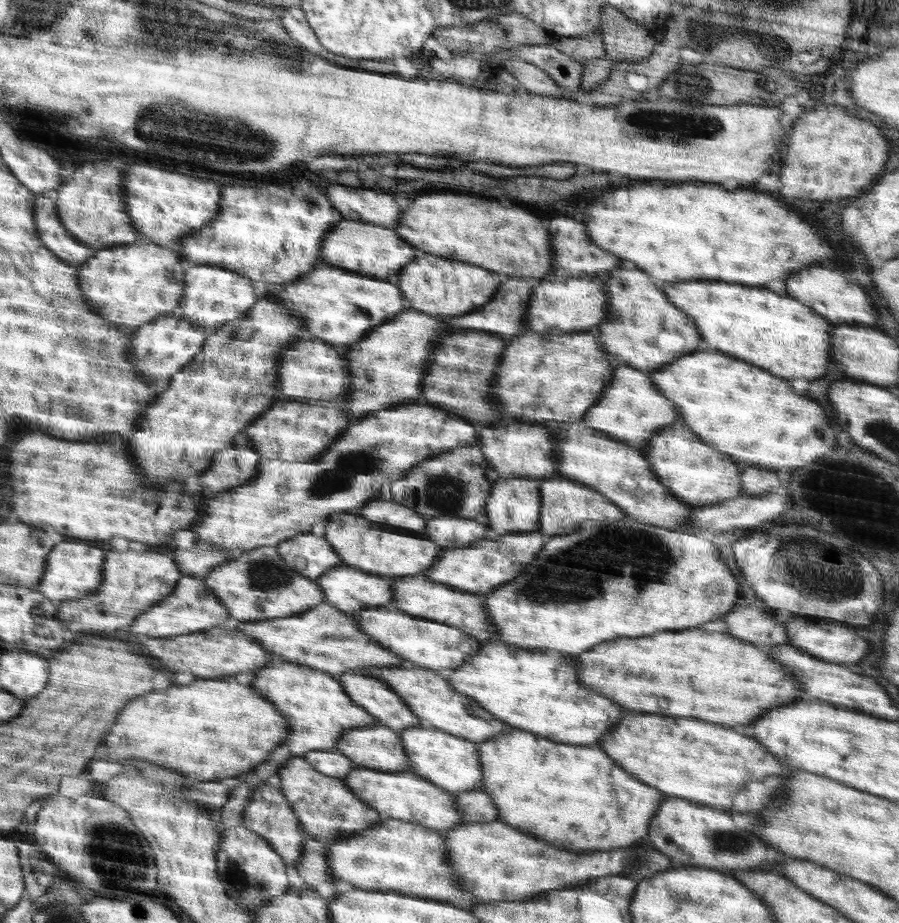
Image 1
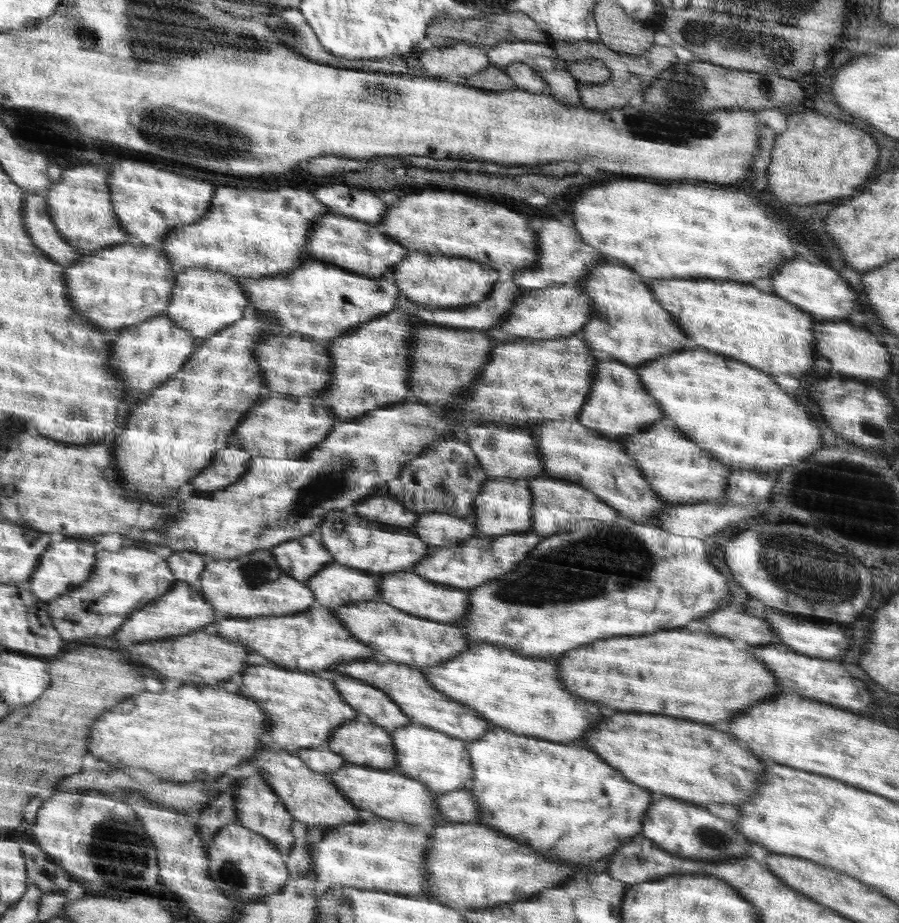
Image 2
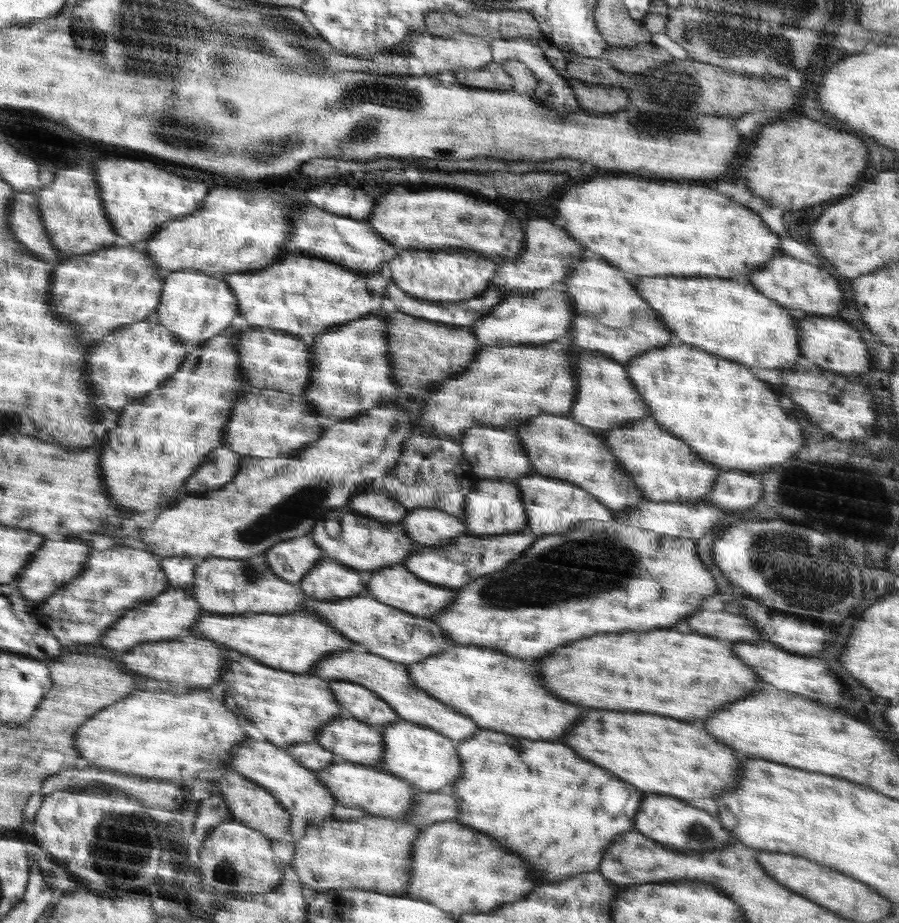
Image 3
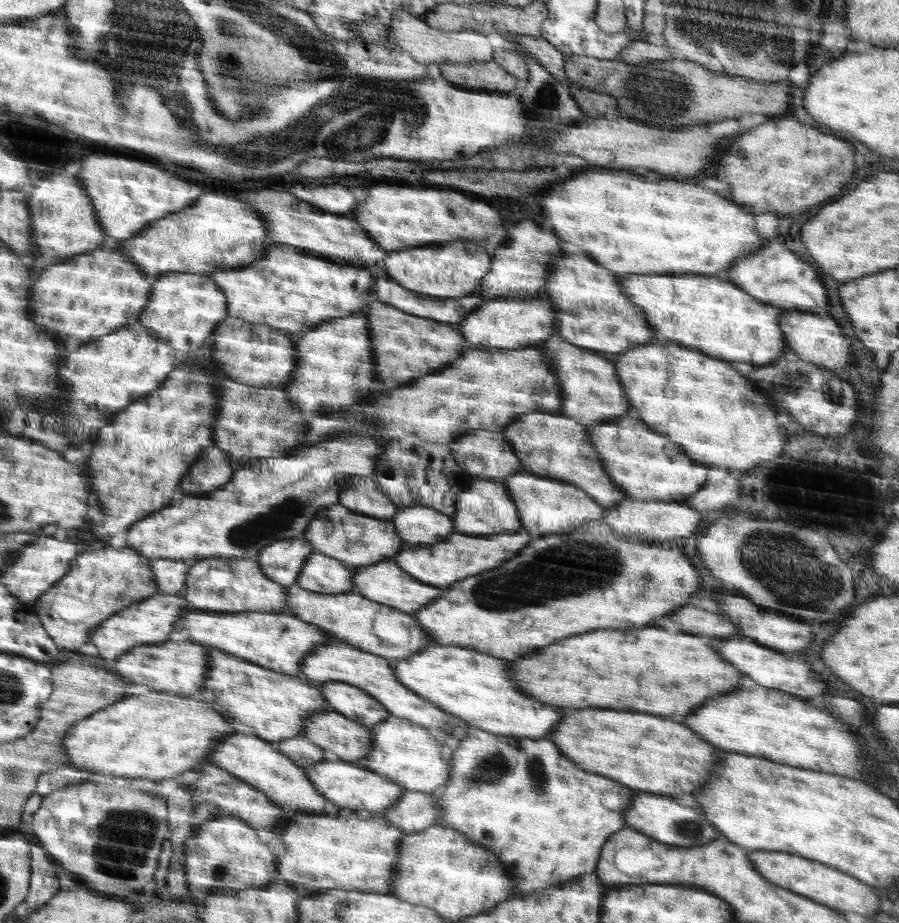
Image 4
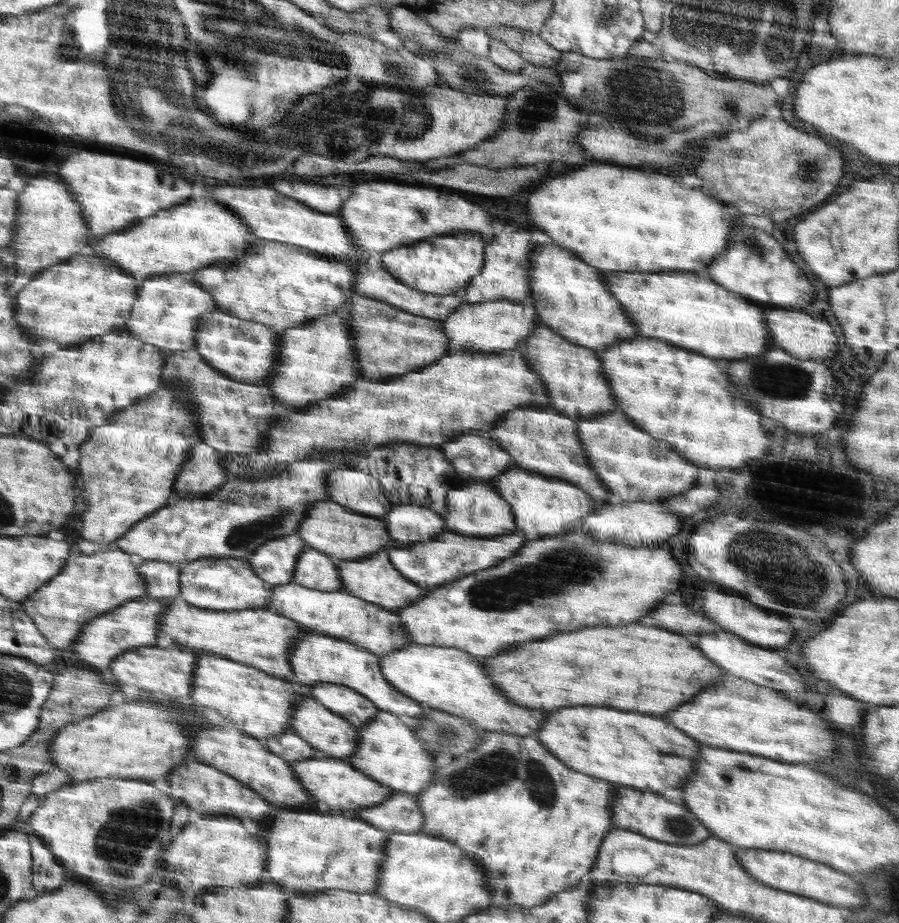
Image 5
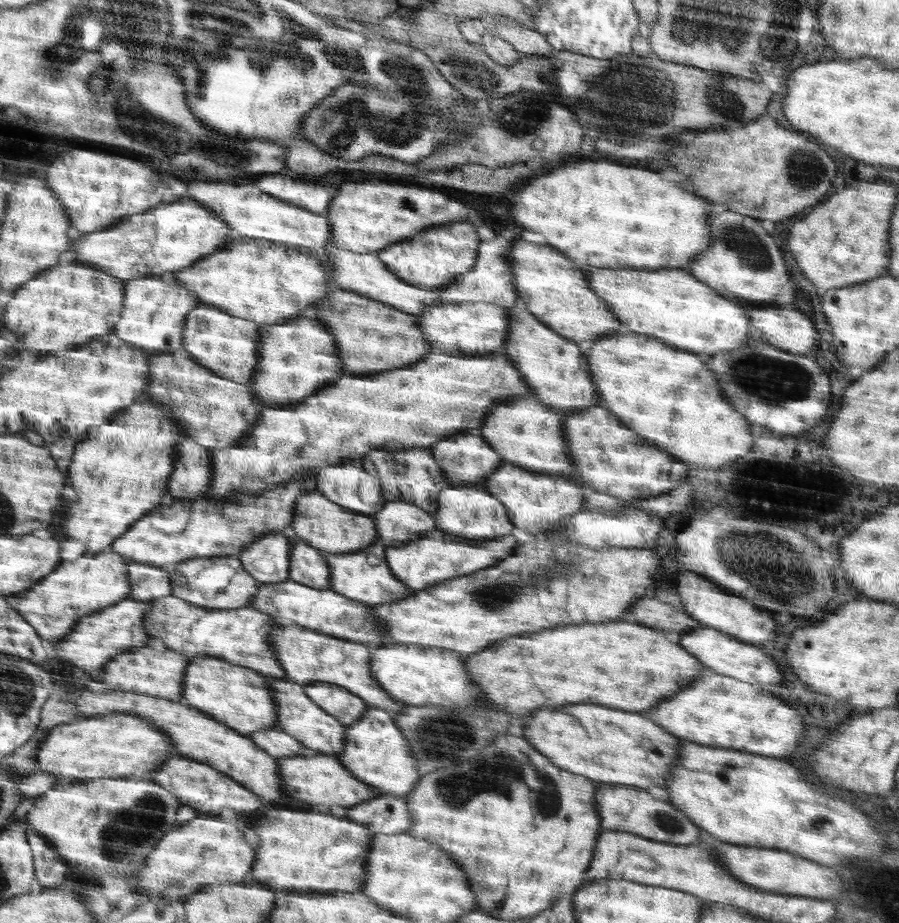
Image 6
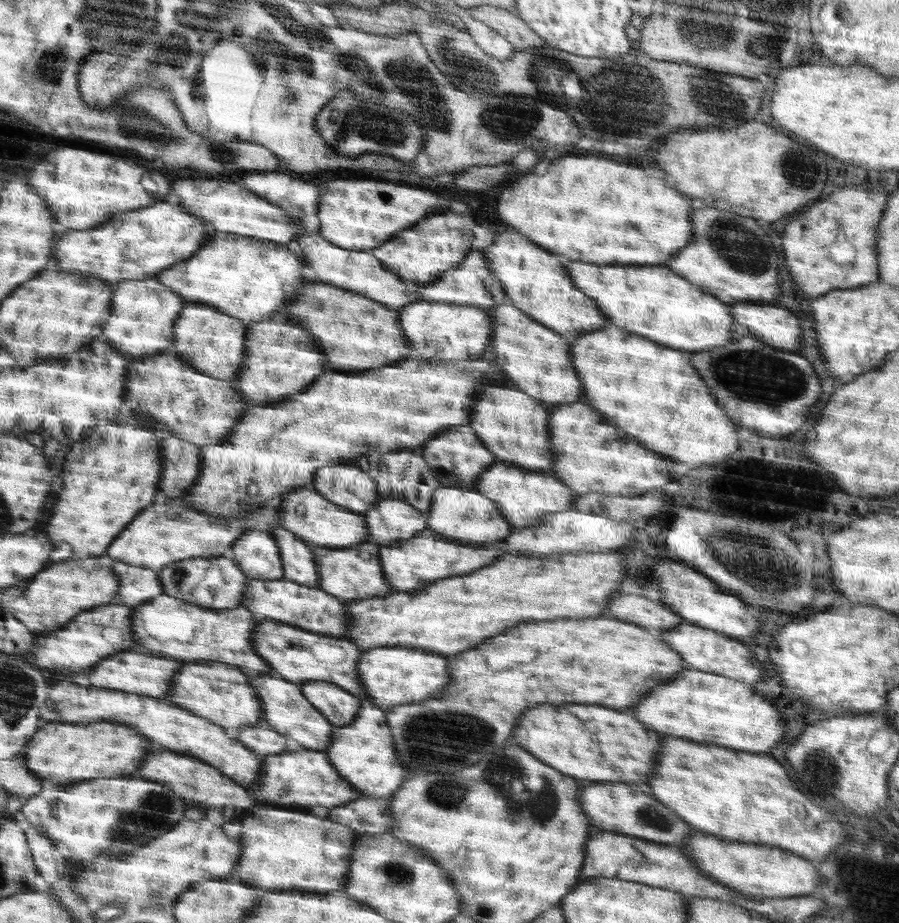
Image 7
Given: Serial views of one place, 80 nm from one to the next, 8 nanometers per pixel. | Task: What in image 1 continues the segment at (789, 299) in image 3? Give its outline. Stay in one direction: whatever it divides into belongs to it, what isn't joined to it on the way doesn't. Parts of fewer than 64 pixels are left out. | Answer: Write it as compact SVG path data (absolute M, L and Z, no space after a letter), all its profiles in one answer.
M810 266L810 268L802 268L796 274L790 274L790 278L786 278L784 288L790 298L798 298L798 302L806 302L806 306L812 306L818 314L829 319L834 324L858 324L861 326L872 326L879 319L878 310L872 301L872 298L862 286L852 284L850 280L846 280L842 274L824 268L824 266Z

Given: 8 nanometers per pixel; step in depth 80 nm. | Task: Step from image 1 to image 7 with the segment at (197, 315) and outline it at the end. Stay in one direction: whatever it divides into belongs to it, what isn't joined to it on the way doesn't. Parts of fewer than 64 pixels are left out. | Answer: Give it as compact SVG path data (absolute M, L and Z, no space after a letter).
M154 276L138 281L120 281L114 286L112 314L105 322L100 336L105 336L115 350L138 359L171 351L174 323L188 304L190 302L158 282Z

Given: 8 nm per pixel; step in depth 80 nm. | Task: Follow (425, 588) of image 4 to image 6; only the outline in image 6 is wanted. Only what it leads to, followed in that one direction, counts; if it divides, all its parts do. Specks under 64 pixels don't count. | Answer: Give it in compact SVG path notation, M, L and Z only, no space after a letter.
M377 541L376 544L370 545L362 552L326 554L332 571L332 585L329 589L346 595L346 598L357 599L370 605L382 605L387 602L404 600L404 596L413 596L414 590L393 574L387 561L386 548Z

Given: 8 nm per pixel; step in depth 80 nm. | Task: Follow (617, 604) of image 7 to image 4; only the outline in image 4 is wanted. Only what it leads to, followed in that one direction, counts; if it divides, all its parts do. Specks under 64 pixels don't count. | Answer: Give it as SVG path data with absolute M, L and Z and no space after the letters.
M692 604L682 606L682 610L678 610L678 614L670 614L670 618L662 618L658 626L664 630L674 630L674 634L706 634L720 636L720 639L734 635L743 637L737 626L726 616L698 610Z

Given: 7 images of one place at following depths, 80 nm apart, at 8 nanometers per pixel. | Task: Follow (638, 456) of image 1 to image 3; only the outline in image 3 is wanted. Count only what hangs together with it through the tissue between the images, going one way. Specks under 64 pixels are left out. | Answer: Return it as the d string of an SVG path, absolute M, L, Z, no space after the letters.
M539 414L530 417L519 426L516 435L522 439L525 453L529 455L533 470L538 475L574 483L616 513L638 508L642 502L648 502L619 466L613 451L609 450L603 439L589 427L576 423L570 416Z

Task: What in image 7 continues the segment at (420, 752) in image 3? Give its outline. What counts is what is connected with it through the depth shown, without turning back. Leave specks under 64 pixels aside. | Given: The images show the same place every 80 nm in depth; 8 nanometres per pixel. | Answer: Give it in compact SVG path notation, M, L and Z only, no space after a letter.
M368 700L364 701L352 724L336 728L332 745L325 753L329 755L329 761L336 767L337 773L346 779L361 794L362 798L390 798L401 788L401 784L408 780L407 768L397 759L396 742L394 742L392 730L388 725L386 709L374 706Z

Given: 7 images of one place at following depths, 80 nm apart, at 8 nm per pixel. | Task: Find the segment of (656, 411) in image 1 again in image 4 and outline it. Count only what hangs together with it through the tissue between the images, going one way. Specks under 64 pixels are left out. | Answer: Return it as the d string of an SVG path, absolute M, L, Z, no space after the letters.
M556 334L537 346L545 349L545 354L552 358L554 371L561 380L562 390L565 391L565 404L560 411L563 415L569 415L570 418L589 427L616 420L632 410L628 402L629 394L624 389L617 366L610 357L591 352L573 343L560 341Z

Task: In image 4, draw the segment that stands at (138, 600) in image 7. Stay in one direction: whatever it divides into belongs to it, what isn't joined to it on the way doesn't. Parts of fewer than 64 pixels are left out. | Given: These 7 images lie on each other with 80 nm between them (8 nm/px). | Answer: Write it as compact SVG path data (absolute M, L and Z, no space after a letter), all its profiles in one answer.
M155 559L152 571L156 575L158 594L178 594L185 592L185 580L190 563L182 560Z

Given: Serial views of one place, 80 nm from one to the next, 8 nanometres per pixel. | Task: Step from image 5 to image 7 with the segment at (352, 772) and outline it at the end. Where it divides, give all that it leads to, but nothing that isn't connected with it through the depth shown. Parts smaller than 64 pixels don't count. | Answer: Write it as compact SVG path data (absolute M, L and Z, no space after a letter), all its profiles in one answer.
M304 749L301 751L286 751L275 755L265 755L261 774L257 785L246 788L258 800L270 804L280 804L280 807L294 808L295 806L335 807L362 798L361 794L340 774L329 761L325 751Z

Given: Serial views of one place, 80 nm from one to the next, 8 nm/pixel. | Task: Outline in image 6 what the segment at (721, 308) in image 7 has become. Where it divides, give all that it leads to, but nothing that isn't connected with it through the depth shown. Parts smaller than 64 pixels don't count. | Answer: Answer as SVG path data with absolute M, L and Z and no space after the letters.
M582 267L586 276L590 276L592 289L609 303L627 332L658 338L668 346L703 356L736 350L752 340L748 306L722 298L724 295L688 270L588 268Z

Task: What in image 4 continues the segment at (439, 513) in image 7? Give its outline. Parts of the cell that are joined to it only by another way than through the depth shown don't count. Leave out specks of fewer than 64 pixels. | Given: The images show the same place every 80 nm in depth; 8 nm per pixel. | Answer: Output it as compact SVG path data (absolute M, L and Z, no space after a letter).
M474 479L473 482L464 493L458 492L457 512L450 516L454 519L456 532L476 537L522 530L517 504L506 483L494 479Z

